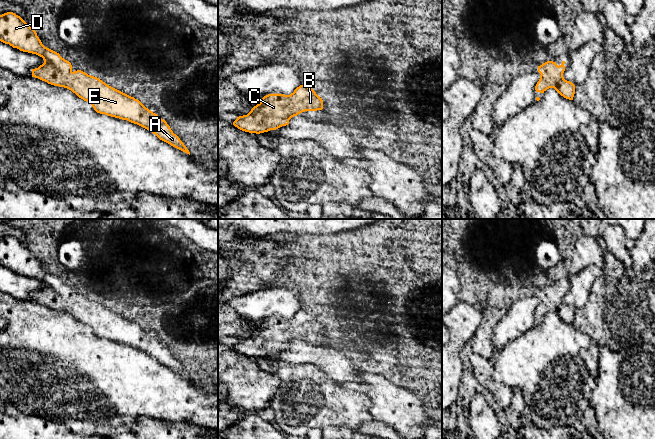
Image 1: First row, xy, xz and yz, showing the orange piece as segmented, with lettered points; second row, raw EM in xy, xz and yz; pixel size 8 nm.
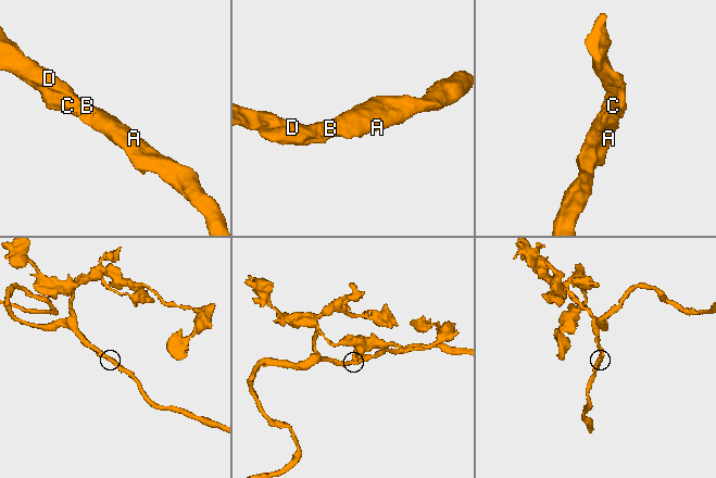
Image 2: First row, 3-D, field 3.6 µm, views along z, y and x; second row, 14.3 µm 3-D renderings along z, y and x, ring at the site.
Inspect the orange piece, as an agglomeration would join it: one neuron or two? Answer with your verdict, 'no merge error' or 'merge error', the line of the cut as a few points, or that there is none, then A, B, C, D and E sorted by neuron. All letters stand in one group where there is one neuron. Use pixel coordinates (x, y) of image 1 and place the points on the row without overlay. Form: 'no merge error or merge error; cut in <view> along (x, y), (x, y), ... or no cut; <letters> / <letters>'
no merge error; no cut; A B C D E

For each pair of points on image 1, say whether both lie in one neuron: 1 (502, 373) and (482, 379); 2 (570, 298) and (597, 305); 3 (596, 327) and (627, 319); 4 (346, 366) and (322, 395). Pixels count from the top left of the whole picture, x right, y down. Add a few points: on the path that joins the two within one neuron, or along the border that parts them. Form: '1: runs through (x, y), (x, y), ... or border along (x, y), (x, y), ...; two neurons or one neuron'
1: border along (492, 359), (492, 376), (512, 389); two neurons
2: border along (596, 280), (592, 285), (587, 302), (575, 310); two neurons
3: runs through (604, 326), (619, 326); one neuron
4: border along (316, 366), (338, 383); two neurons

